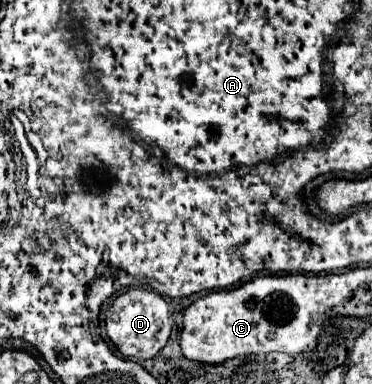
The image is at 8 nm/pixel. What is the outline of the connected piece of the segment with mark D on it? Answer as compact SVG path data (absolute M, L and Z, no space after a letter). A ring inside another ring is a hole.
M131 289L123 295L119 295L111 307L105 313L105 325L107 335L119 349L123 357L131 359L151 359L155 357L167 343L171 335L171 317L169 317L169 305L165 299L157 293L145 291L145 289Z

